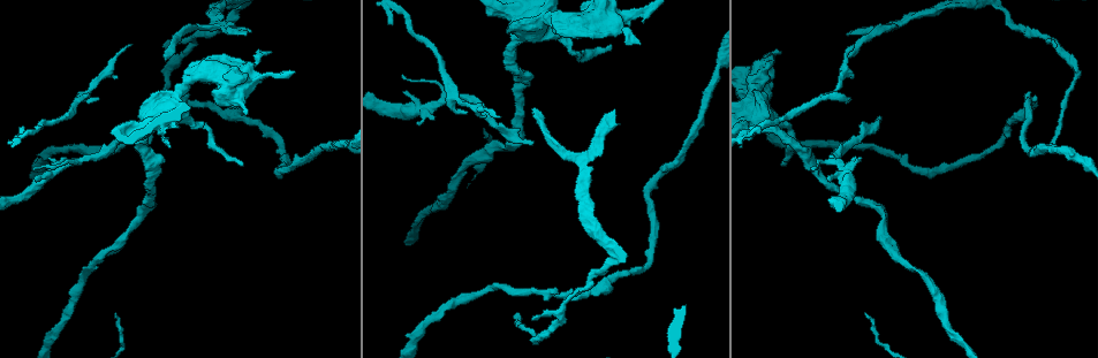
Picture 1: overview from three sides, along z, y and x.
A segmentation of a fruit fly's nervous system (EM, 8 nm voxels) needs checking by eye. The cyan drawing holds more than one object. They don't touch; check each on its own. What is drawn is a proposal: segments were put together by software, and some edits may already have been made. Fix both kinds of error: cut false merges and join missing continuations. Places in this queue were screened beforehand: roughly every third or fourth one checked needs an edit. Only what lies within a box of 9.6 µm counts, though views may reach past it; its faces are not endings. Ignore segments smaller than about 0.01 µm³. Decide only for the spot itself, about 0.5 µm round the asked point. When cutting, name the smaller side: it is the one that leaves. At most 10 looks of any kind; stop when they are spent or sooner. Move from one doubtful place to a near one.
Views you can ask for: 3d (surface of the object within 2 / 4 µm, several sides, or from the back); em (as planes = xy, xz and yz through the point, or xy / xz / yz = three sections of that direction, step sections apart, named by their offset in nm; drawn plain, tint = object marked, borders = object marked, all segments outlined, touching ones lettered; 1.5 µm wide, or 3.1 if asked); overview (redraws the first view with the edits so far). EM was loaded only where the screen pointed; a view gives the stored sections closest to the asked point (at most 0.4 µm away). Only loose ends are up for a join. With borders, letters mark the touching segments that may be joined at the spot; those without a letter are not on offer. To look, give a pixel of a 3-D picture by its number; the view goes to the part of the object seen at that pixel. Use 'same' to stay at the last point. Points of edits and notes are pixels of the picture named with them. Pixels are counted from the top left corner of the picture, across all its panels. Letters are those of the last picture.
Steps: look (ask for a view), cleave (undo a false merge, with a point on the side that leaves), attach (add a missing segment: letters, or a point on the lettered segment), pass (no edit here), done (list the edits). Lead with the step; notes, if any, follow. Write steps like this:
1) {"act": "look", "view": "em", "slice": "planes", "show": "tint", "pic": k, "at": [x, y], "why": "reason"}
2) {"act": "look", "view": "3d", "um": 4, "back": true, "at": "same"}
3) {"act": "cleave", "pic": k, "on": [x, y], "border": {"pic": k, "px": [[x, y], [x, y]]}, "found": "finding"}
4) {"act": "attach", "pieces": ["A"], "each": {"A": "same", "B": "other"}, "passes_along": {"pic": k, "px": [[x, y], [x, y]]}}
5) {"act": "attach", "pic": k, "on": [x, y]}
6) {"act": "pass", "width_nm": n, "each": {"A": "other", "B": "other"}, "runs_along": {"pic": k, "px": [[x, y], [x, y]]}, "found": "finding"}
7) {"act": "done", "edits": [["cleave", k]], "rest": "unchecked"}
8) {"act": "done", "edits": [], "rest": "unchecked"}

{"act": "look", "view": "3d", "um": 2, "pic": 1, "at": [615, 111], "why": "branch stops here"}

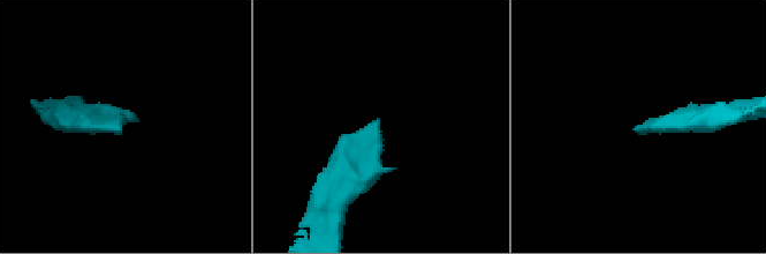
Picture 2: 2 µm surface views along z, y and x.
{"act": "look", "view": "em", "slice": "planes", "show": "borders", "pic": 2, "at": [121, 129], "why": "need the tissue"}

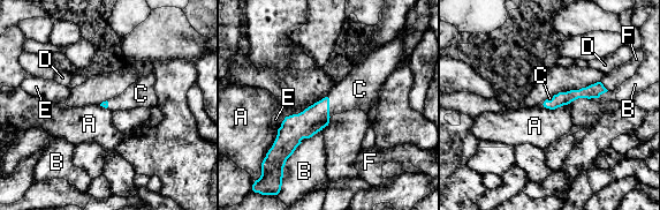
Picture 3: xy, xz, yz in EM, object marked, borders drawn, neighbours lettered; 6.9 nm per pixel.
{"act": "attach", "pieces": ["C"], "each": {"A": "other", "B": "other", "C": "same", "D": "other", "E": "other", "F": "other"}, "passes_along": {"pic": 3, "px": [[304, 125], [328, 107], [358, 89]]}, "found": "the neuron continues"}

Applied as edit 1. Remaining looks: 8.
{"act": "look", "view": "overview"}

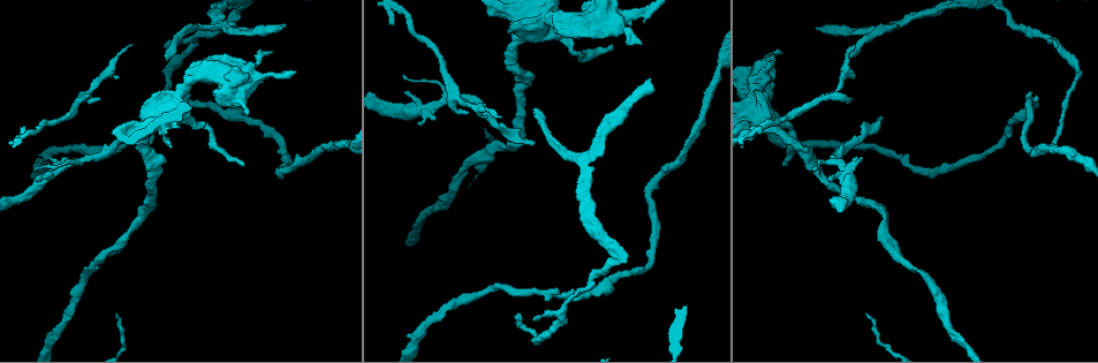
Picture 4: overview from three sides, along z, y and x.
{"act": "look", "view": "3d", "um": 2, "pic": 4, "at": [781, 52], "why": "branch stops here"}

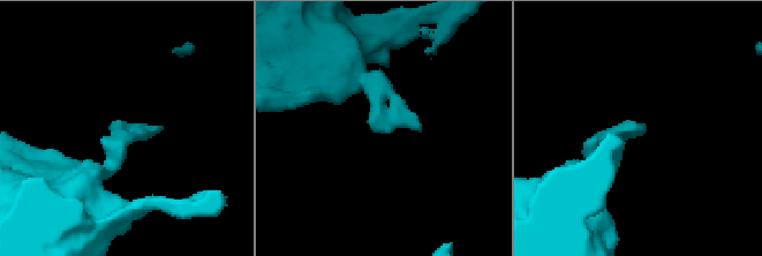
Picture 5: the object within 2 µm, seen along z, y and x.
{"act": "look", "view": "em", "slice": "planes", "show": "borders", "pic": 5, "at": [158, 128]}

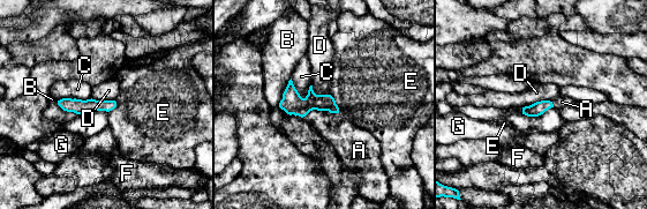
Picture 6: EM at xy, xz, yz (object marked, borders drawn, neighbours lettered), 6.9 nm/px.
{"act": "attach", "pieces": ["A"], "longest_contact_nm": ["D", 220], "each": {"A": "same", "B": "other", "C": "other", "D": "other", "E": "other", "F": "other", "G": "other"}, "found": "it goes on there"}

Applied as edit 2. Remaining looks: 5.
{"act": "look", "view": "overview"}

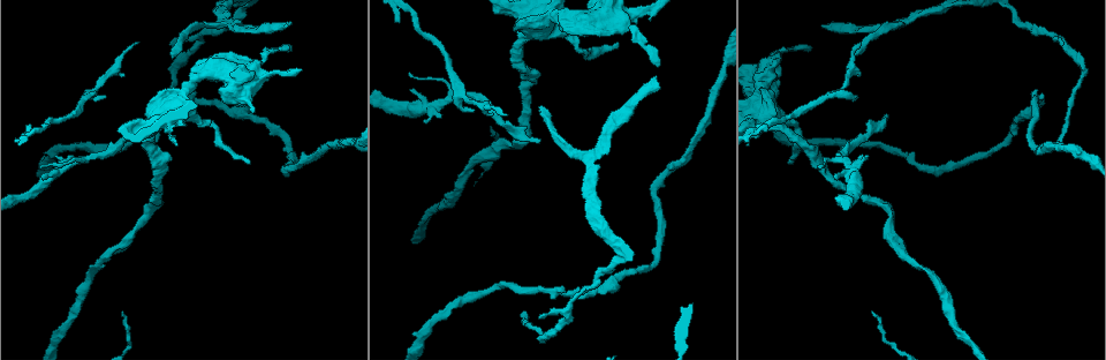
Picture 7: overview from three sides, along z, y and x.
{"act": "look", "view": "3d", "um": 2, "pic": 7, "at": [248, 163], "why": "long arm stops here"}

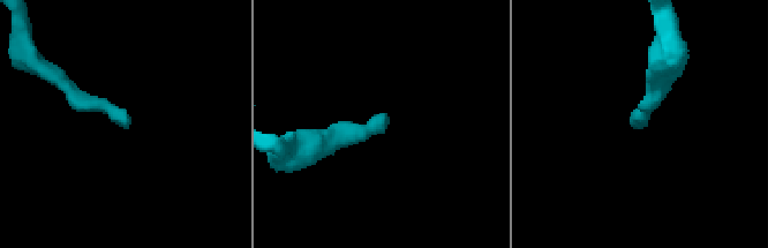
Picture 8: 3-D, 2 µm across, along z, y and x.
{"act": "look", "view": "em", "slice": "xz", "step": 4, "show": "borders", "pic": 8, "at": [387, 119], "why": "need the tissue"}

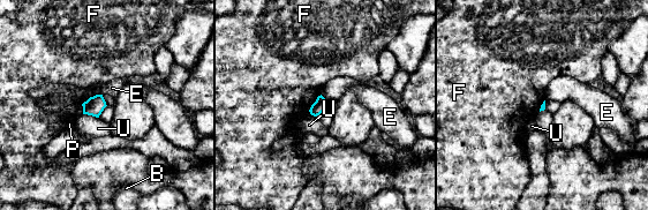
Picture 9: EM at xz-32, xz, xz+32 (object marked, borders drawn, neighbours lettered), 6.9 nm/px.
{"act": "look", "view": "em", "slice": "planes", "show": "borders", "at": "same", "why": "another direction"}

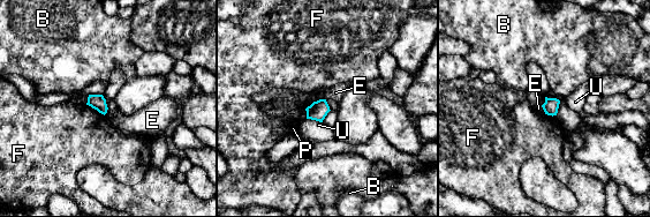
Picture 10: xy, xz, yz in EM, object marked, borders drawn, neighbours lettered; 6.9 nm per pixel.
{"act": "pass", "width_nm": 110, "each": {"B": "other", "E": "other", "F": "other", "P": "other", "U": "other"}, "border": {"pic": 10, "px": [[541, 105], [545, 113]]}, "found": "no lettered segment goes on from it"}

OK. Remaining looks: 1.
{"act": "done", "edits": [["attach", 3], ["attach", 6]], "rest": "unchecked"}

